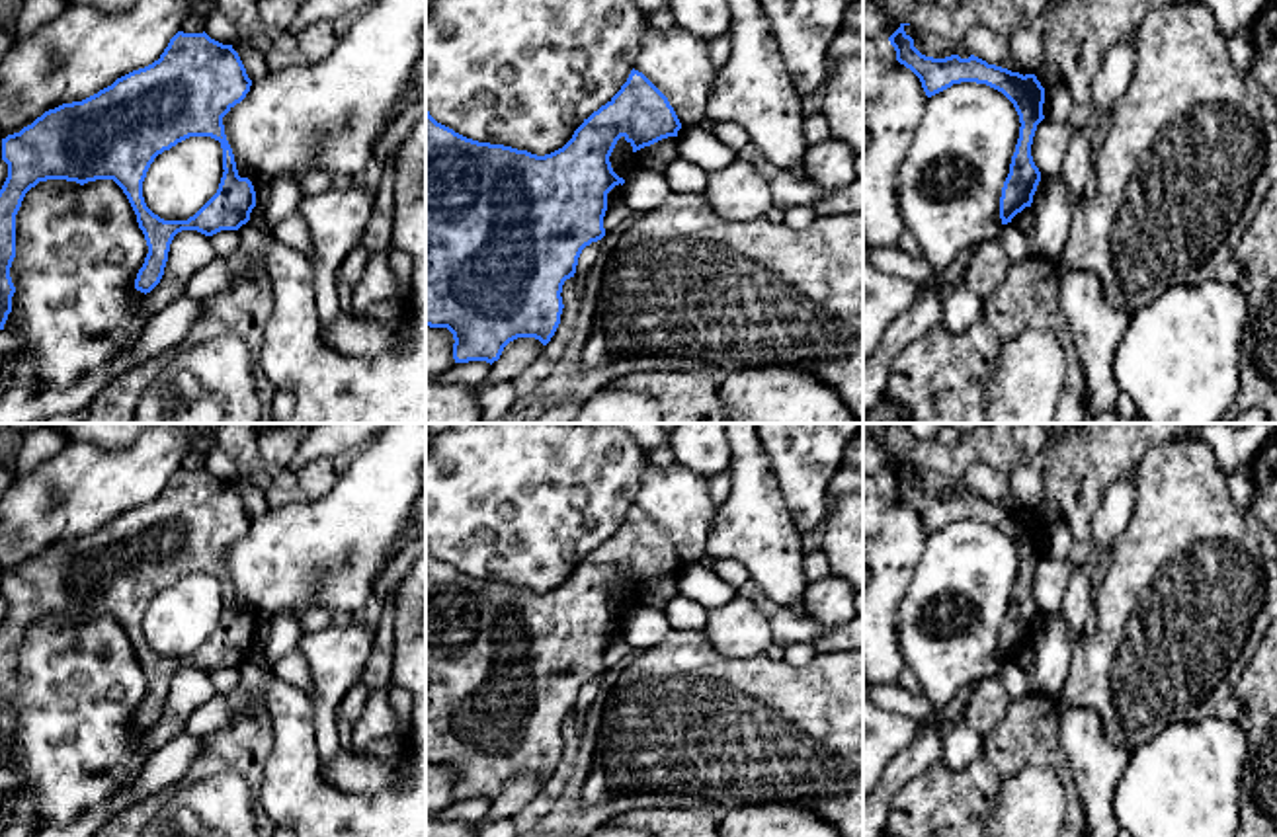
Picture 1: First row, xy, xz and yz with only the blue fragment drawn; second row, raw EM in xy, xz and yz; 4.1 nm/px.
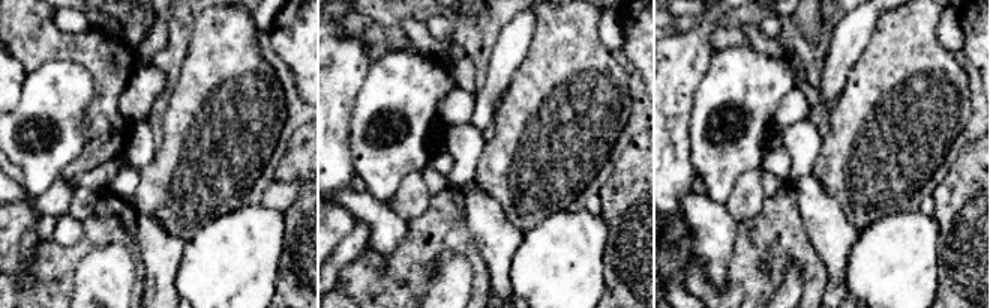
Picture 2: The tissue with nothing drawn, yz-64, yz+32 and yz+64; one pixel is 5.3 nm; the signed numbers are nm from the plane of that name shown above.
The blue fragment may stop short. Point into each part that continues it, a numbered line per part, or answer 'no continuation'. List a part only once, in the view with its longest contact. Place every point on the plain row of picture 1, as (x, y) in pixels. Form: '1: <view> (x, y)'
no continuation

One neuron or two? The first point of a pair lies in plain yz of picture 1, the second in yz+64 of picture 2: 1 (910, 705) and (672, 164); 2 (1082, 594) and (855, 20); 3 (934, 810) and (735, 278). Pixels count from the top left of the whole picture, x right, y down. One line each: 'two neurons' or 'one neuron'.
1: two neurons
2: one neuron
3: one neuron

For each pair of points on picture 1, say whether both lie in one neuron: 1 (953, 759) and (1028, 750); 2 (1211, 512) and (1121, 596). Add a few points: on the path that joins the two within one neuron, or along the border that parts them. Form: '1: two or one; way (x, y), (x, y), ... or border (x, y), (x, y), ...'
1: two; border (985, 736), (971, 763), (940, 763)
2: one; way (1190, 533), (1143, 578)

